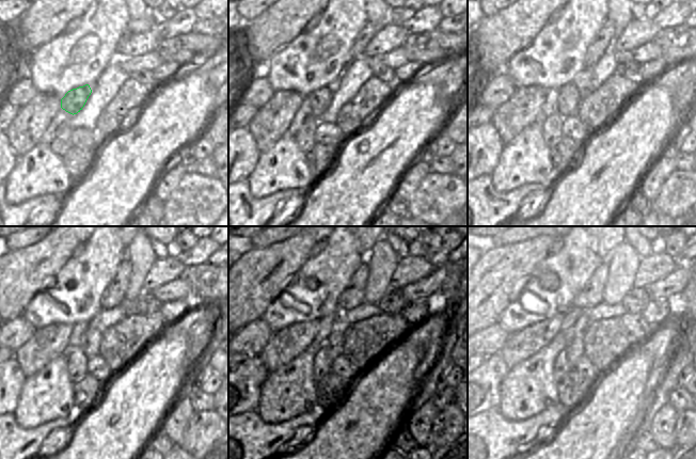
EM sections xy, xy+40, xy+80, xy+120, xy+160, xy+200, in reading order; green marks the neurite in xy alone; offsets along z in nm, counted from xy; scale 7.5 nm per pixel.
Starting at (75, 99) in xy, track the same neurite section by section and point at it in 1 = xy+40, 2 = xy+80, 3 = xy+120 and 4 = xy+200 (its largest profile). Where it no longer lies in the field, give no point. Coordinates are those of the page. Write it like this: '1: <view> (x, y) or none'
1: xy+40 (319, 99)
2: xy+80 (569, 96)
3: xy+120 (90, 342)
4: xy+200 (574, 347)

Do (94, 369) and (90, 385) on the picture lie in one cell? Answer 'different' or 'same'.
different

